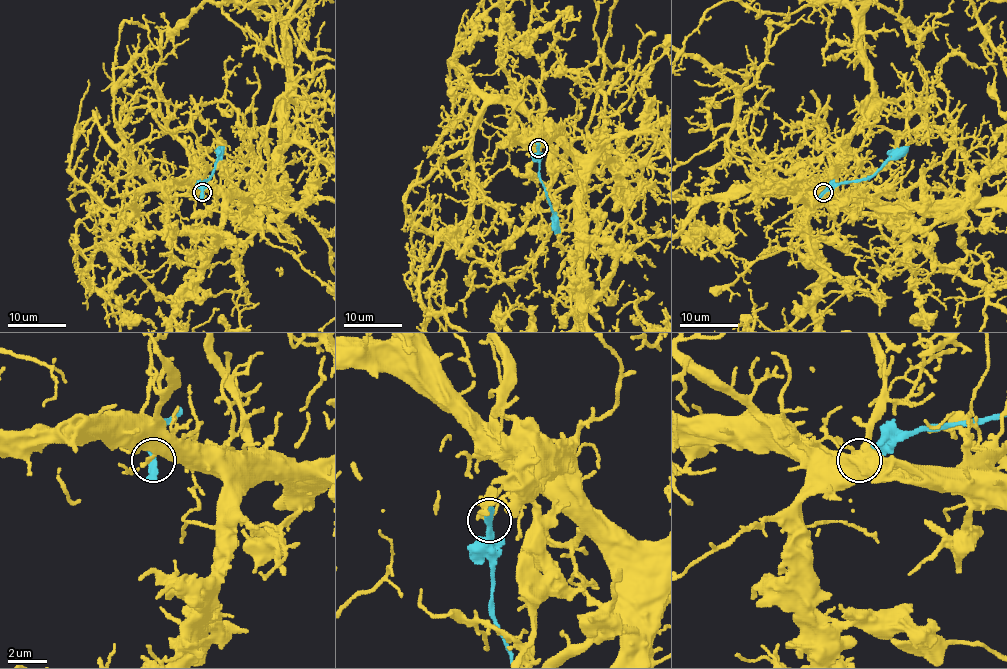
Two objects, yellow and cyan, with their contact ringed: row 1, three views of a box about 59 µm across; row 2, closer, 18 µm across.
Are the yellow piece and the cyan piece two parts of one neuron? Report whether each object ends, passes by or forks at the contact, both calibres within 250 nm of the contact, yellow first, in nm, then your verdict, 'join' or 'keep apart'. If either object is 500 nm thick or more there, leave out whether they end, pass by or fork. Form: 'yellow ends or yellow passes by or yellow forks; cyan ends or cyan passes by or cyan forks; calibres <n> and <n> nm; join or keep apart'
yellow ends; cyan passes by; calibres 220 and 280 nm; keep apart

